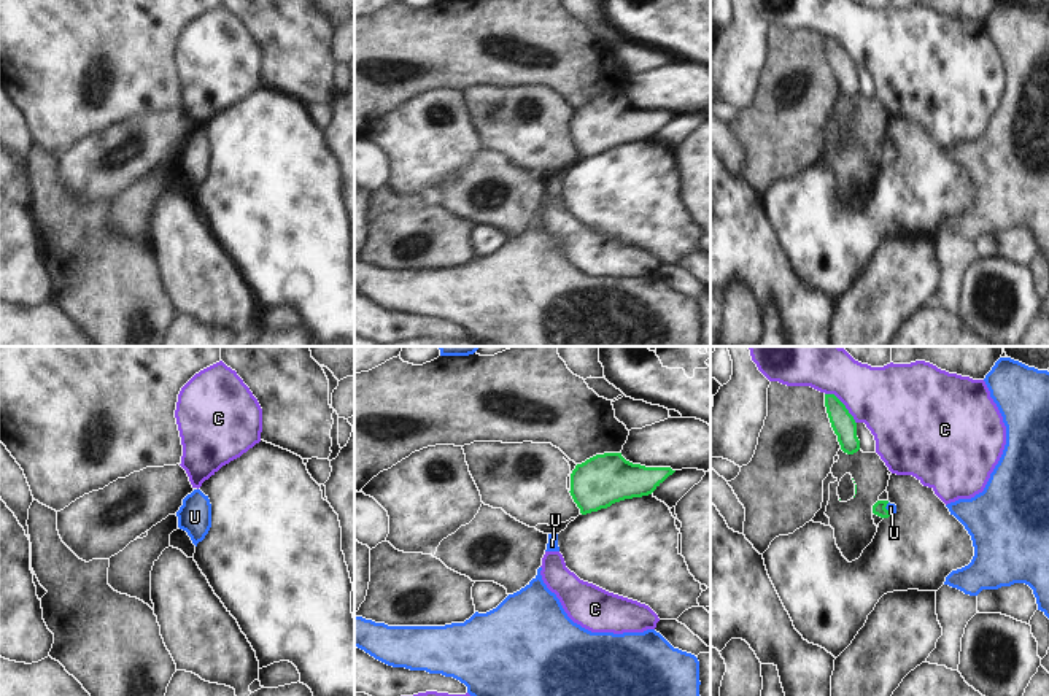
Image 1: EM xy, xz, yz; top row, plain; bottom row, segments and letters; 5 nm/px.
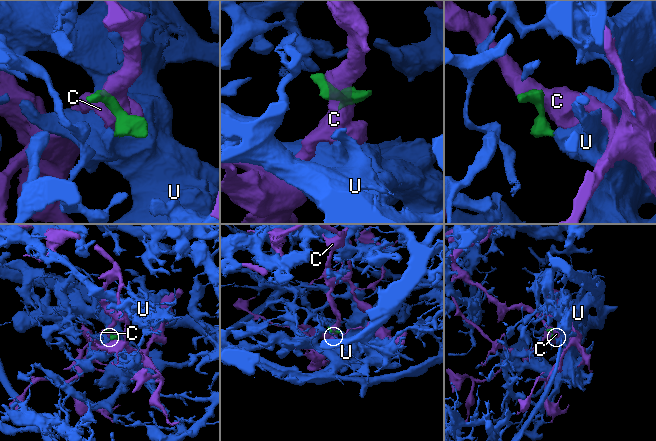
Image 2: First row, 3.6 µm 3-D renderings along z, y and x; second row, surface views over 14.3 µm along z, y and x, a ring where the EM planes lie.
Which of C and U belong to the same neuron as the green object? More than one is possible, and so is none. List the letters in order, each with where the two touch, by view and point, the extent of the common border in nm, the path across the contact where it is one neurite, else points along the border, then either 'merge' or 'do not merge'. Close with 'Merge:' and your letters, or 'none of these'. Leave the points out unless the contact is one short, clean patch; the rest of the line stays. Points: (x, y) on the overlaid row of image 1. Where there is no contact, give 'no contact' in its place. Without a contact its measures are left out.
C: yz (844, 406) | 220 nm | do not merge
U: yz (886, 509) | 70 nm | across yz (879, 509), (886, 509), (890, 507) | merge
Merge: U

